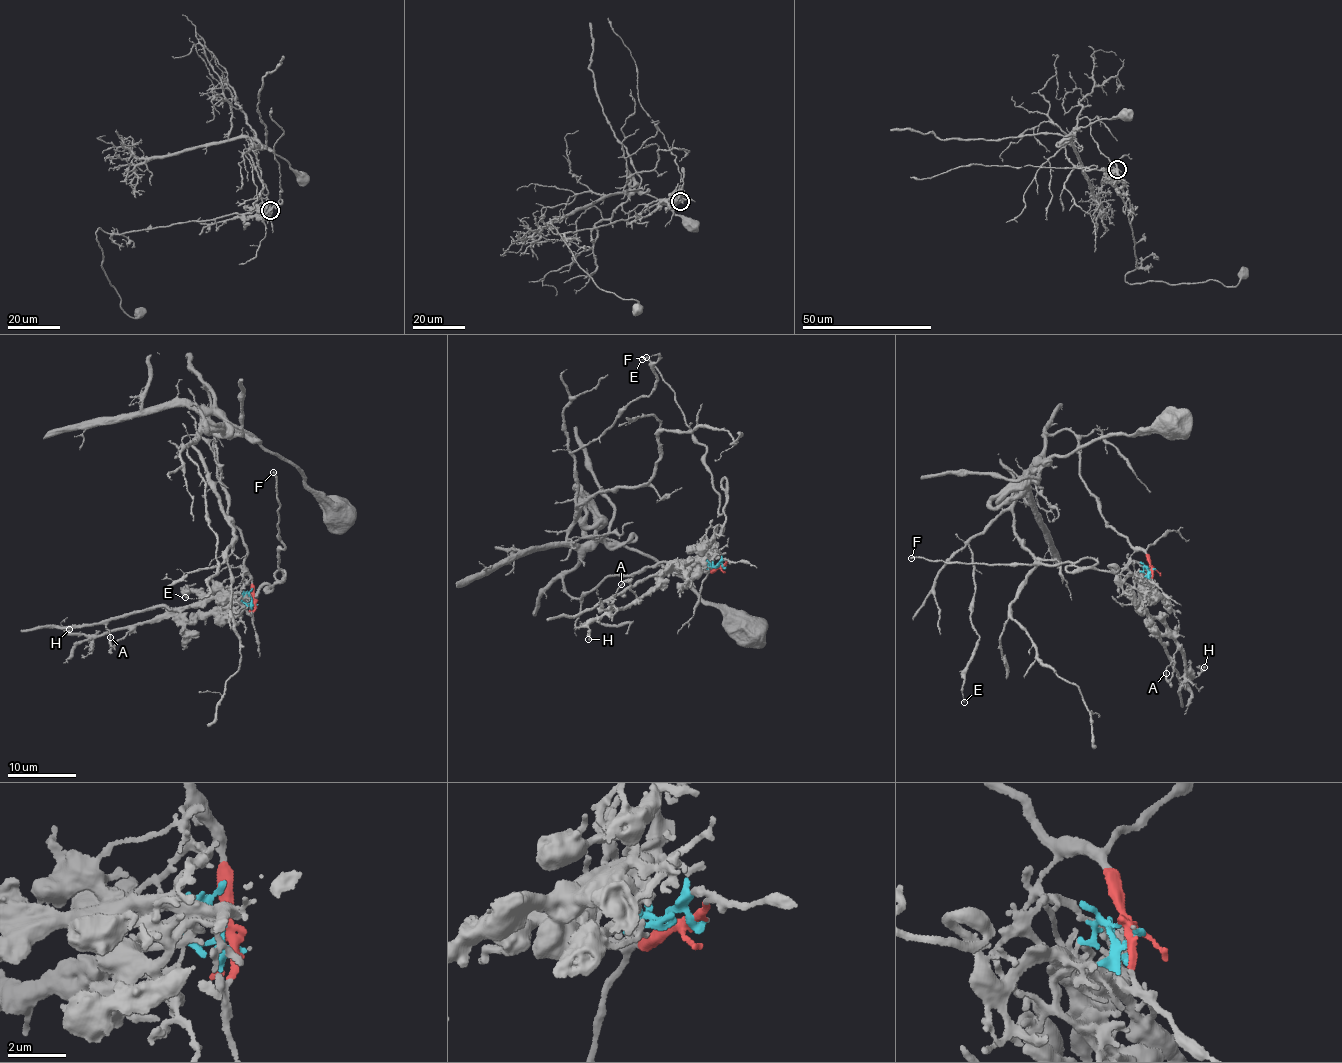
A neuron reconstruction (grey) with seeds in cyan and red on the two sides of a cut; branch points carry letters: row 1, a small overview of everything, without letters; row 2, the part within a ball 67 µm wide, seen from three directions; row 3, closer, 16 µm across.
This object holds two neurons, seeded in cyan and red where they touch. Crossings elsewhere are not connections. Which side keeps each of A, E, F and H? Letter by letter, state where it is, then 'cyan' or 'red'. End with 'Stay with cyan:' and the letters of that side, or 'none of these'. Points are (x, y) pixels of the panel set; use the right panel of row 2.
A: (1166, 673) | cyan
E: (964, 702) | red
F: (911, 558) | cyan
H: (1204, 667) | cyan
Stay with cyan: A, F, H

